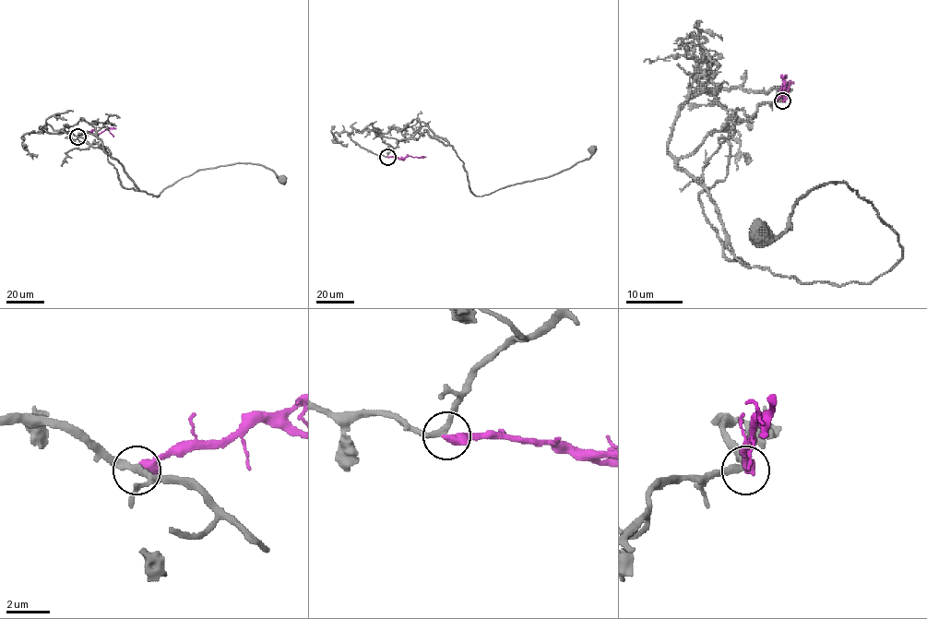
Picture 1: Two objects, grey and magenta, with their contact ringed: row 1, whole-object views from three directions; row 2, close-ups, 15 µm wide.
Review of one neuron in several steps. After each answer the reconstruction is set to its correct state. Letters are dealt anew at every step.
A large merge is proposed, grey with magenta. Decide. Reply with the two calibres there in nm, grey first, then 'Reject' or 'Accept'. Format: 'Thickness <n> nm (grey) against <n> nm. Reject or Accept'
Thickness 280 nm (grey) against 480 nm. Reject

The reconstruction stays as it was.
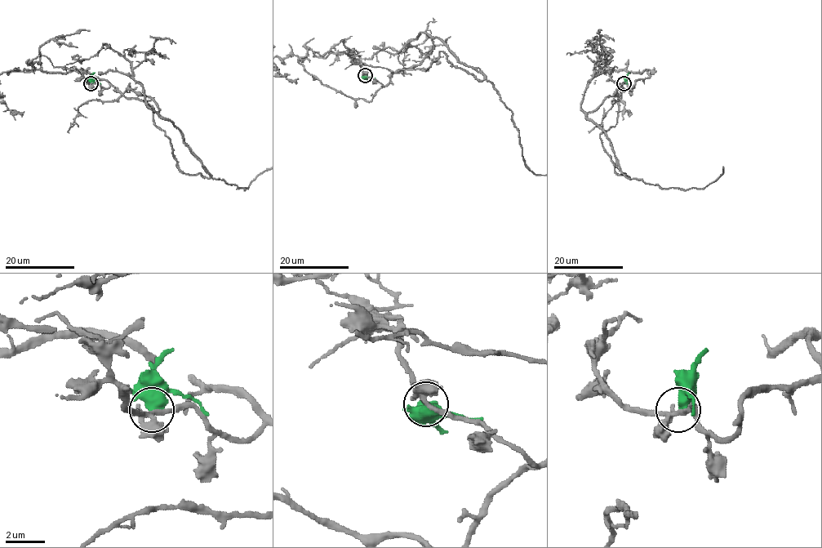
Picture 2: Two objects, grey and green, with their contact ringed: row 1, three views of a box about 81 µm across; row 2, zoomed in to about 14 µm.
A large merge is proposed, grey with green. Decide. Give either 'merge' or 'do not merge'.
do not merge

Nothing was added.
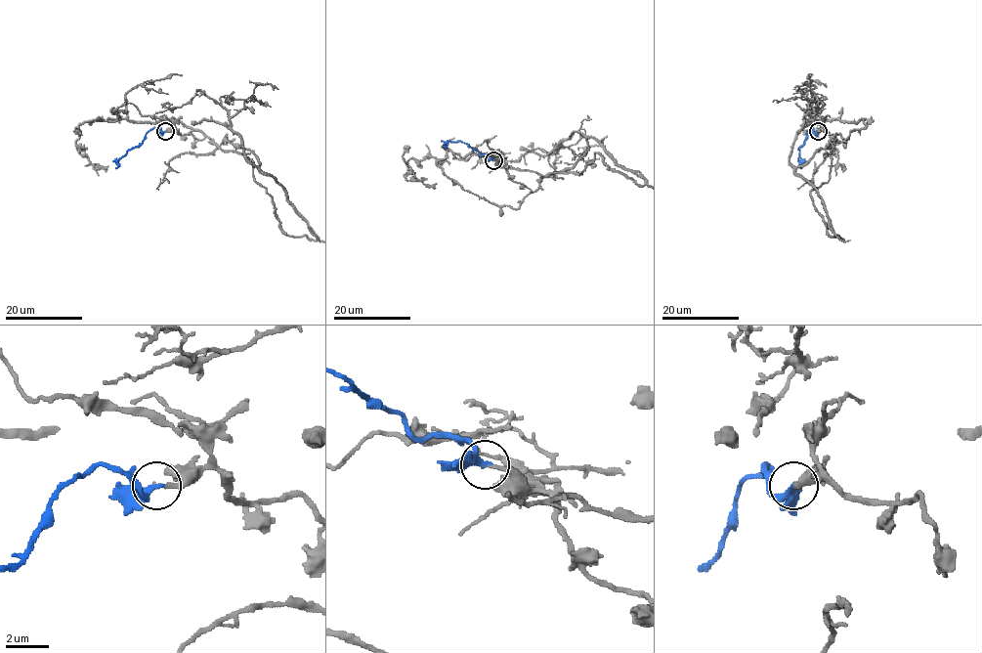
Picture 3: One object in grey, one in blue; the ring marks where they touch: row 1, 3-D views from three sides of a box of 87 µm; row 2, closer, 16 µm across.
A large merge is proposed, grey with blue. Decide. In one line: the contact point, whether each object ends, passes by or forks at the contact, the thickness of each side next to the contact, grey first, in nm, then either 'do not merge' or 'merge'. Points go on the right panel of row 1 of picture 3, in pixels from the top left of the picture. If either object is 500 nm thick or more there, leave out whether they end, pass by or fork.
(818, 131) | grey ends | blue passes by | 180/240 nm | merge

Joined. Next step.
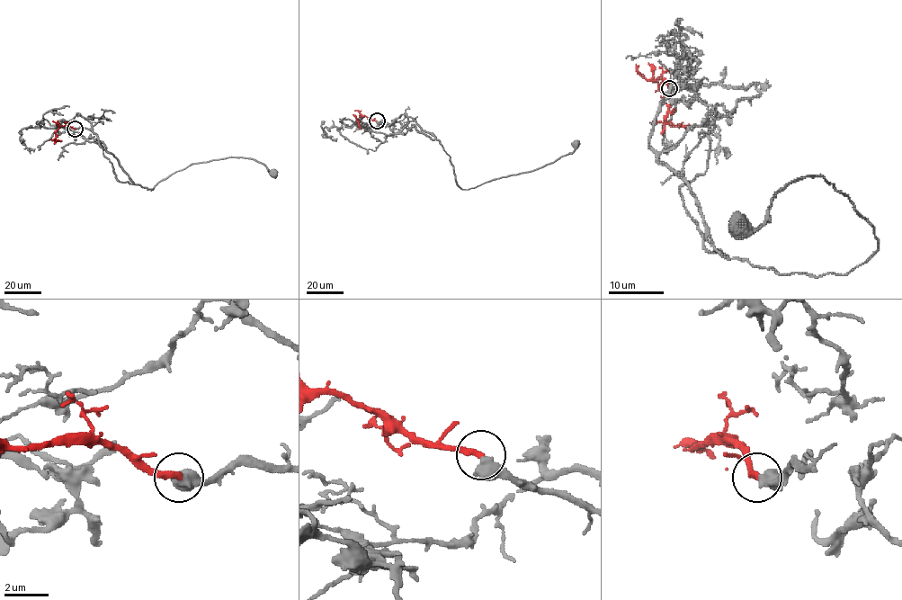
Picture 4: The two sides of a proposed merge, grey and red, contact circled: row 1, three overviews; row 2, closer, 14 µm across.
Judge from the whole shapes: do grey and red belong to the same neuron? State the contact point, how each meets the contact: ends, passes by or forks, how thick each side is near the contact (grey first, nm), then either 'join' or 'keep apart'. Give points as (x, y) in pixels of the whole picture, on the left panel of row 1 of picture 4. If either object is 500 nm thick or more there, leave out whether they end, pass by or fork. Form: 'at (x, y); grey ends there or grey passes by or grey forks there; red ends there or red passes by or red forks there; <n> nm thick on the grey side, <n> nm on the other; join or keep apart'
at (75, 129); 700 nm thick on the grey side, 300 nm on the other; join

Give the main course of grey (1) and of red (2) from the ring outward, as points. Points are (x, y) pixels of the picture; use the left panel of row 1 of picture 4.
1: (75, 129), (91, 129), (134, 183), (151, 190), (192, 164), (232, 156), (254, 159), (273, 173)
2: (75, 128), (60, 126), (55, 133), (55, 139), (58, 141)

